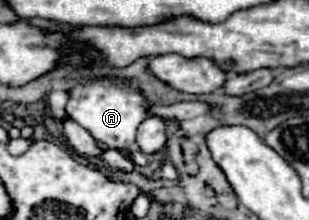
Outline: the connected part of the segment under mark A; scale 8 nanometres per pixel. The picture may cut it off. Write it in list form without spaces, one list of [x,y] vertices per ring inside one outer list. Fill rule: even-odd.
[[[91,83],[91,85],[77,85],[71,89],[71,99],[67,103],[69,119],[77,121],[85,127],[99,143],[111,149],[127,151],[135,143],[135,131],[141,121],[147,117],[149,101],[131,85],[115,87],[111,83]]]

